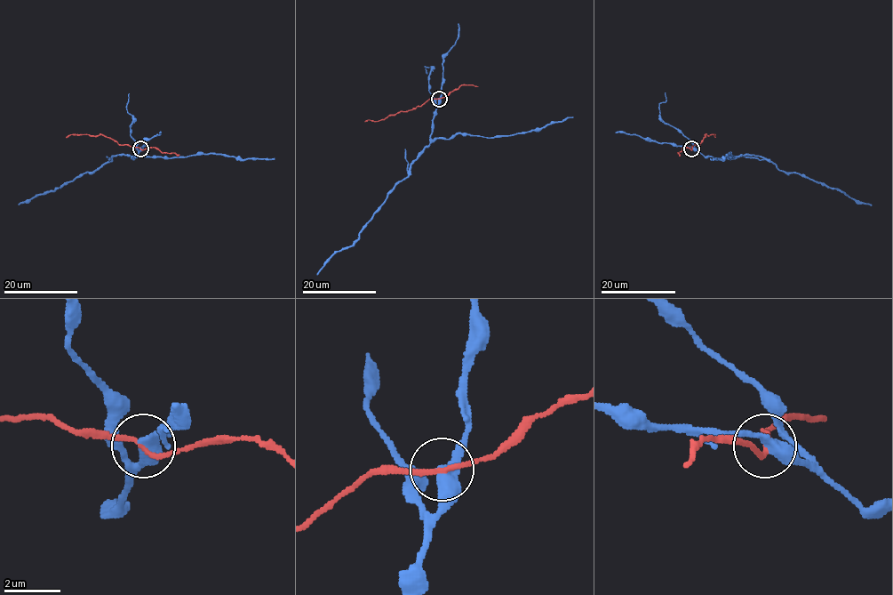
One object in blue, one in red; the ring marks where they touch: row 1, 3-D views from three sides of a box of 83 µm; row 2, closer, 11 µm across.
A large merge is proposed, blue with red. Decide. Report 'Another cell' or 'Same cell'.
Another cell

